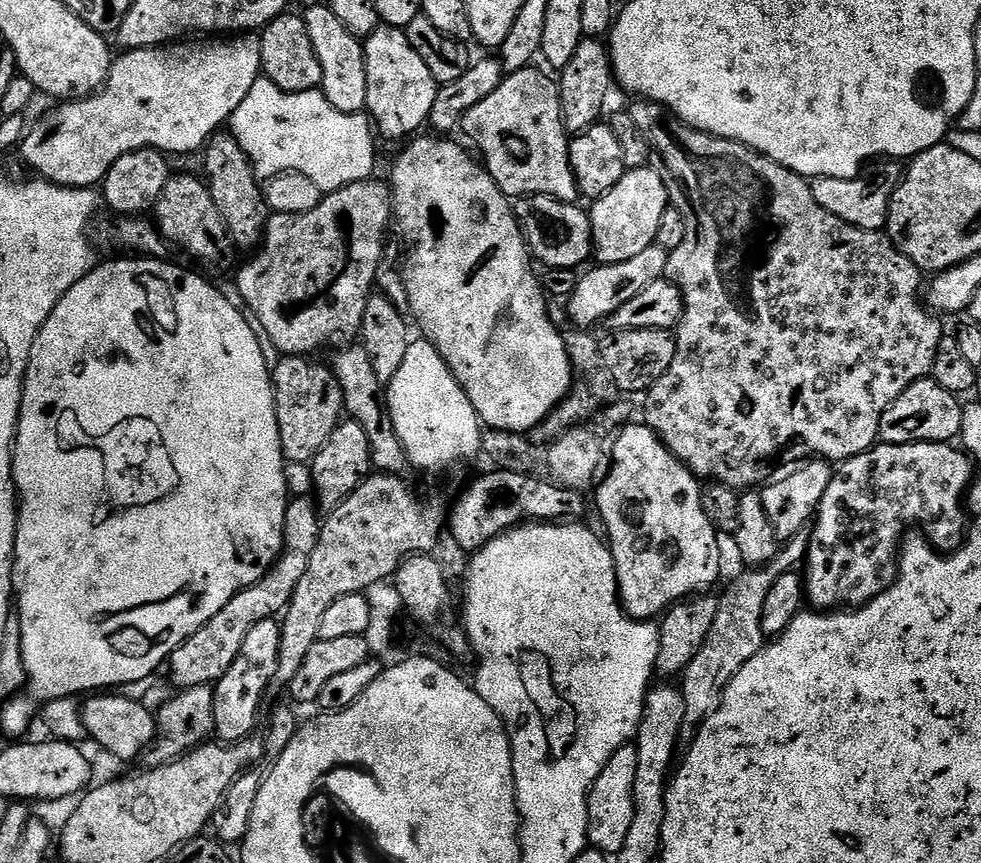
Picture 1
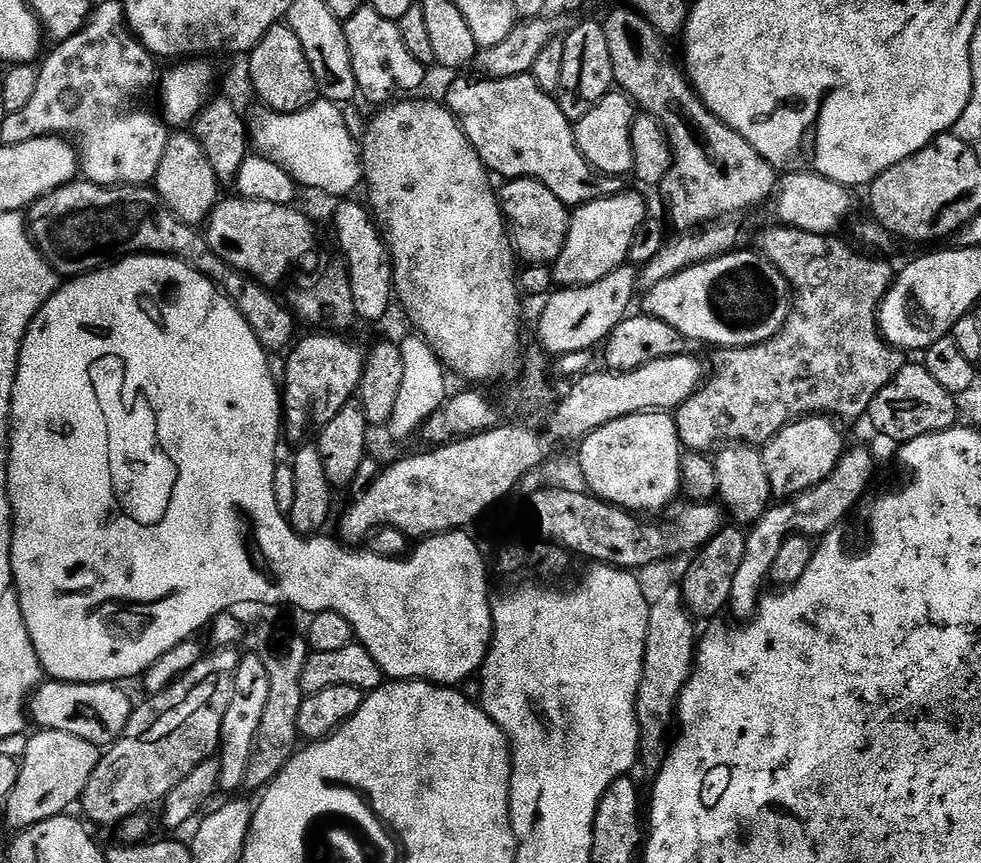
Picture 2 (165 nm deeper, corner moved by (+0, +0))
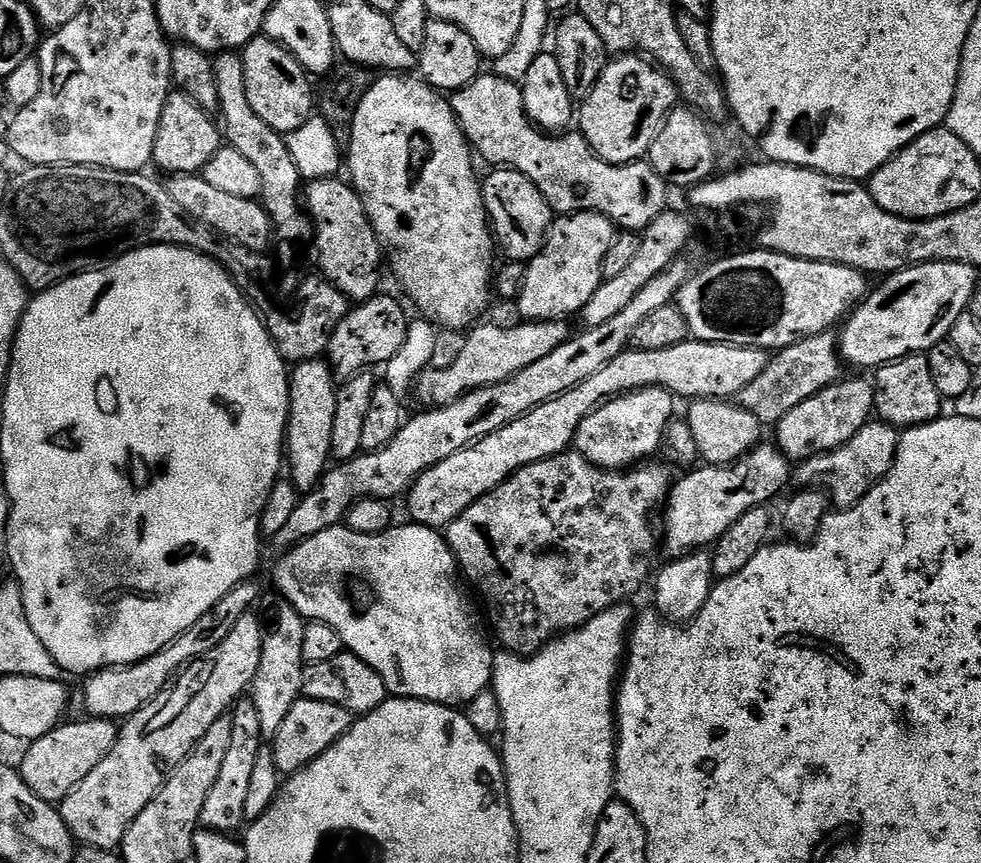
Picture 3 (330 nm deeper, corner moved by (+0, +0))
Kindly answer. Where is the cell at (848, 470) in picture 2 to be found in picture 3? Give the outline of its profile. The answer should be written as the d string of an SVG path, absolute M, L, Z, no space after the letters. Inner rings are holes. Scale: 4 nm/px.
M879 418L873 419L862 426L862 430L858 430L850 442L838 446L833 452L824 452L820 456L799 461L794 468L795 487L800 490L832 488L830 500L837 509L853 508L892 469L899 445L900 432Z

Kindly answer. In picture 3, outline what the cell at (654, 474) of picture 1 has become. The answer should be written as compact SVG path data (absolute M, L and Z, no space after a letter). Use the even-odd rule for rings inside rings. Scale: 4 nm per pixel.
M639 388L637 392L625 392L622 396L614 396L605 400L599 408L595 408L578 426L574 441L575 451L580 452L594 466L605 470L631 470L643 465L645 461L661 451L664 442L664 431L668 421L673 419L672 403L674 397L667 388Z

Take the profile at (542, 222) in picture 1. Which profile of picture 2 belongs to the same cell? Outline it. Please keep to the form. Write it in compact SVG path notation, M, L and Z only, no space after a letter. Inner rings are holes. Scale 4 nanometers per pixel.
M510 180L501 185L498 188L500 211L510 229L510 243L515 255L519 259L521 256L528 264L551 265L566 242L569 205L561 202L549 188L542 186L542 182L537 180Z

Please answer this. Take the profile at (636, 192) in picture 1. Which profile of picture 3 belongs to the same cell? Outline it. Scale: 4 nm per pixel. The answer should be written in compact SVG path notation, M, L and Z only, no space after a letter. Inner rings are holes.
M573 212L564 214L553 223L544 247L534 259L527 261L524 281L520 287L518 307L525 321L564 320L583 313L594 290L602 279L602 258L614 242L617 227L609 216L600 212Z

